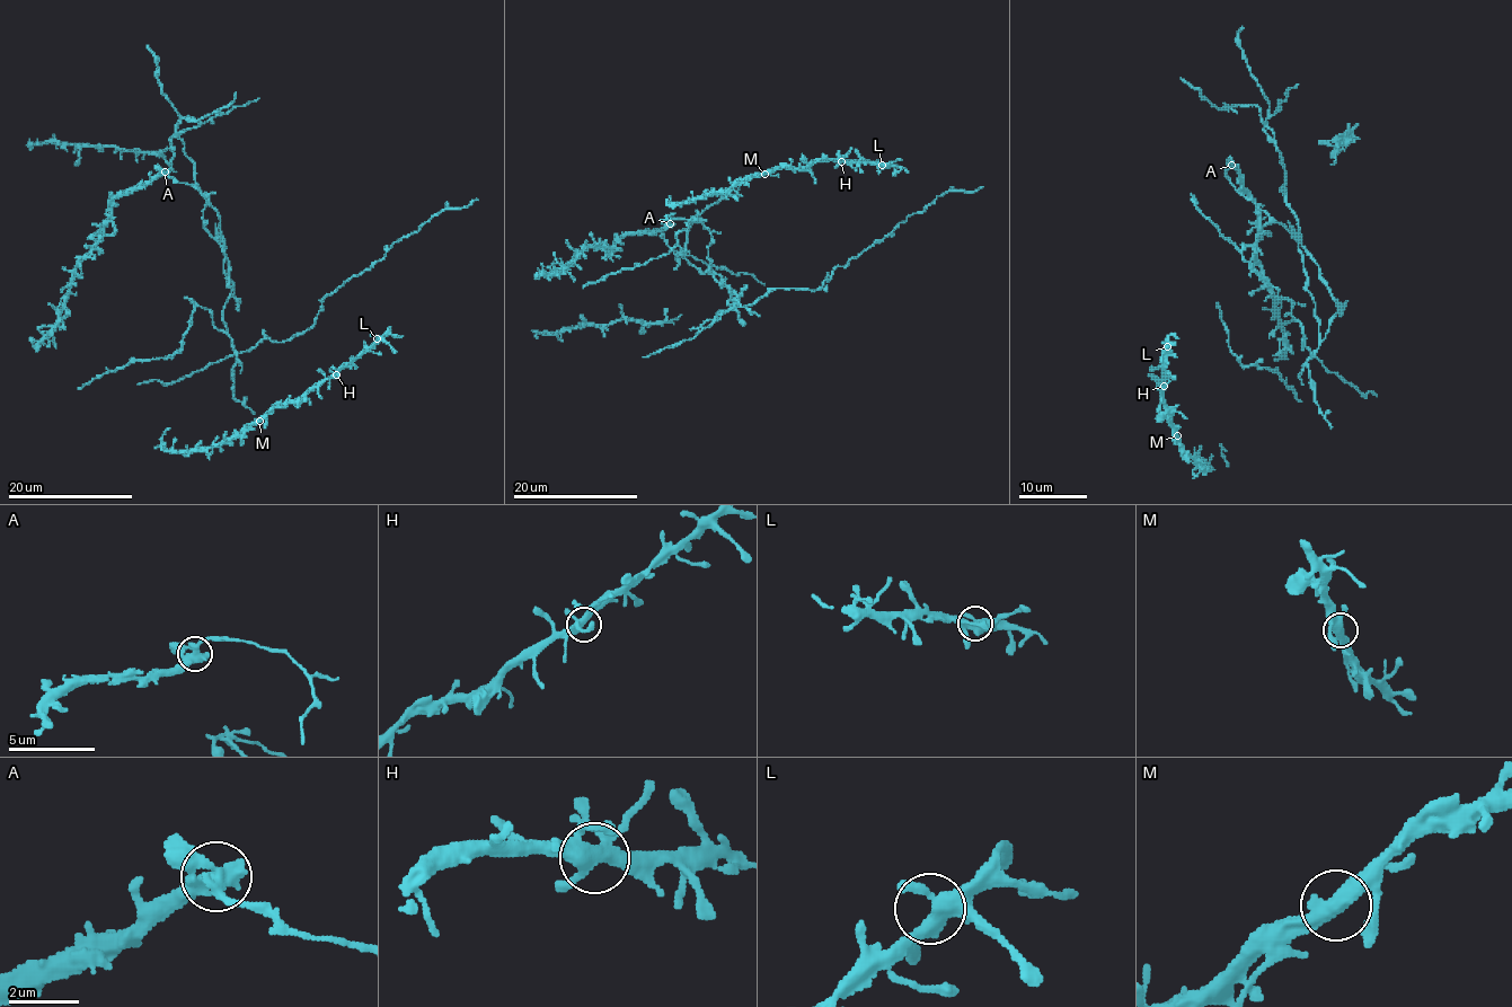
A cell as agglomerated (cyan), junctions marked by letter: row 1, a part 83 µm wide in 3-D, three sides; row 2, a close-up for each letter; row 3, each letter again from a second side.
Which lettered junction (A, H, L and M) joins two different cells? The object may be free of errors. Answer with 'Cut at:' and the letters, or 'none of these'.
Cut at: A

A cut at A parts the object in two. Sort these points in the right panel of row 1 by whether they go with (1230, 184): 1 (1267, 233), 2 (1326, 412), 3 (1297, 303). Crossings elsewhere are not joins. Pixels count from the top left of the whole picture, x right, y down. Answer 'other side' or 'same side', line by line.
1: other side
2: same side
3: other side

